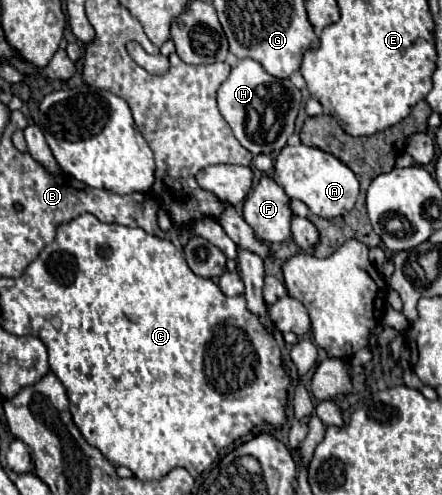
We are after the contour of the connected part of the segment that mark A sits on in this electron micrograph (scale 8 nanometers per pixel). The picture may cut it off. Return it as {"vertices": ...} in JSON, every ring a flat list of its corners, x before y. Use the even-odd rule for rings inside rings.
{"vertices":[[287,145,275,159,275,181,285,189,289,197,301,199,309,211,317,217,331,219,339,217,353,209,359,195,359,181,353,171,335,159,331,153,325,153,317,147,307,145]]}

